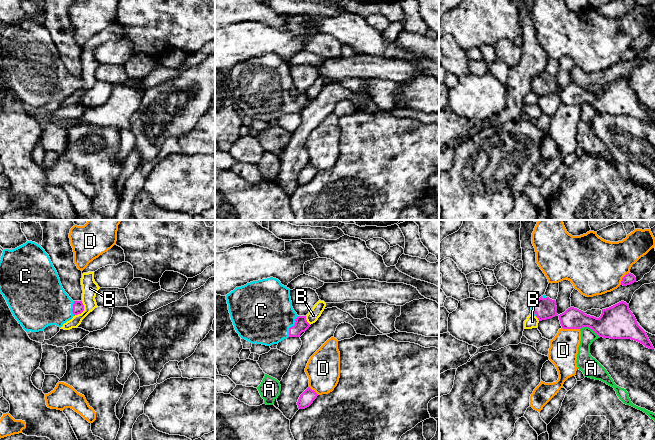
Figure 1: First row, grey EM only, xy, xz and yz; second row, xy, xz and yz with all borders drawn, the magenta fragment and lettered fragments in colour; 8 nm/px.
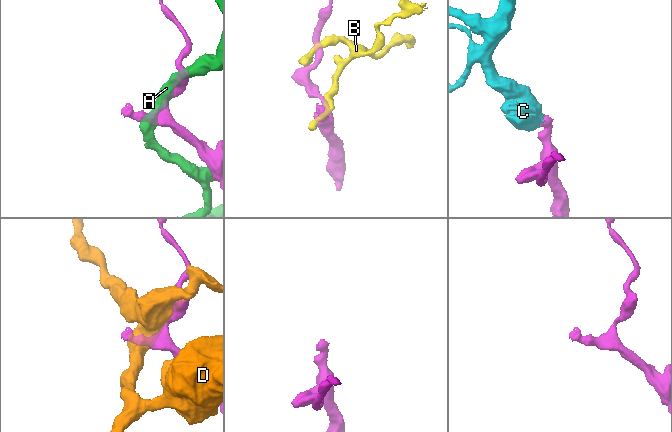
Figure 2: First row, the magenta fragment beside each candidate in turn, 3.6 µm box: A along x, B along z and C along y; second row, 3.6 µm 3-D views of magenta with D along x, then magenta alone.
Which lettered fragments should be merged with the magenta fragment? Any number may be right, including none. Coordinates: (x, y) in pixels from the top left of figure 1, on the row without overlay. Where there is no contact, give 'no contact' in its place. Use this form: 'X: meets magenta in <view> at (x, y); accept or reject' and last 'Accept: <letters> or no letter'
A: meets magenta in yz at (590, 103); reject
B: meets magenta in xy at (83, 86); reject
C: meets magenta in xz at (292, 102); accept
D: meets magenta in yz at (571, 104); reject
Accept: C

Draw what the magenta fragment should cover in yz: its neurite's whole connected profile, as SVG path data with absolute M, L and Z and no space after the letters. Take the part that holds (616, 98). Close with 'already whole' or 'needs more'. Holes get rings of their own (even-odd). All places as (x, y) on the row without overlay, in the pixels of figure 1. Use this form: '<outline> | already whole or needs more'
M621 77L609 84L602 85L599 94L570 83L558 91L563 105L591 104L599 113L610 115L631 115L654 125L646 108L638 101L629 85L629 80Z | already whole

